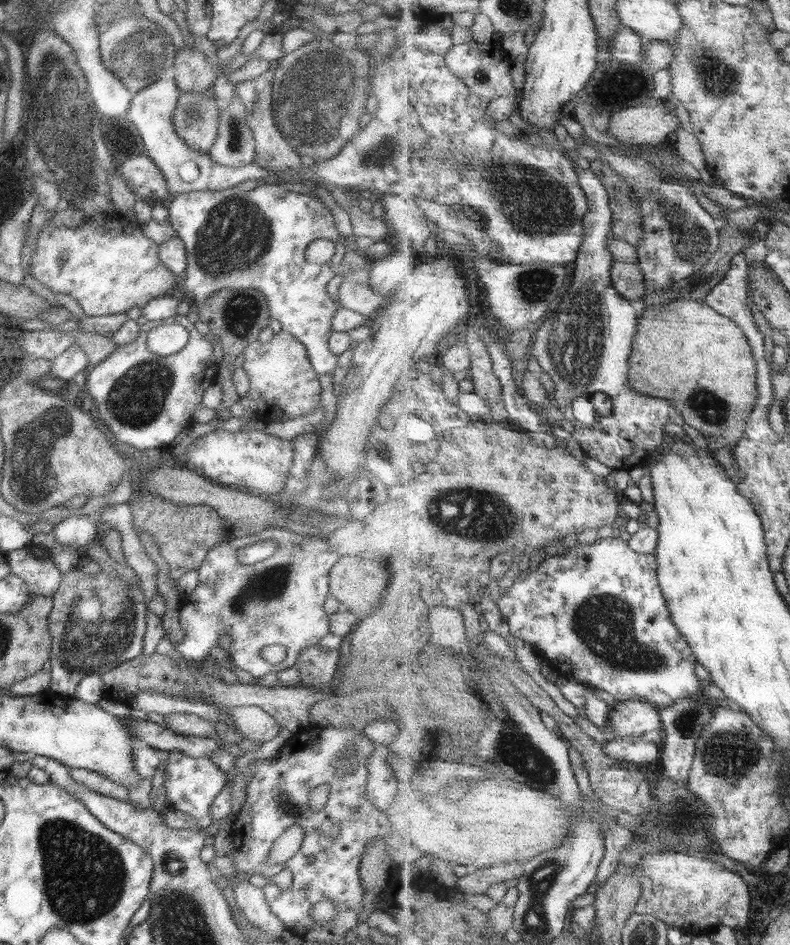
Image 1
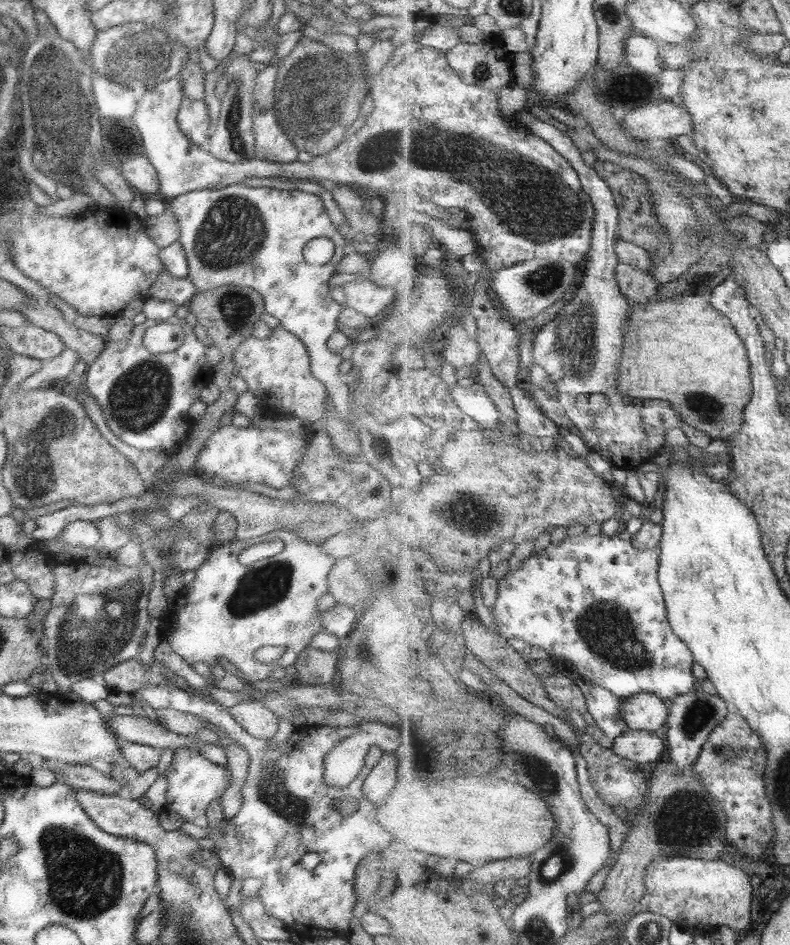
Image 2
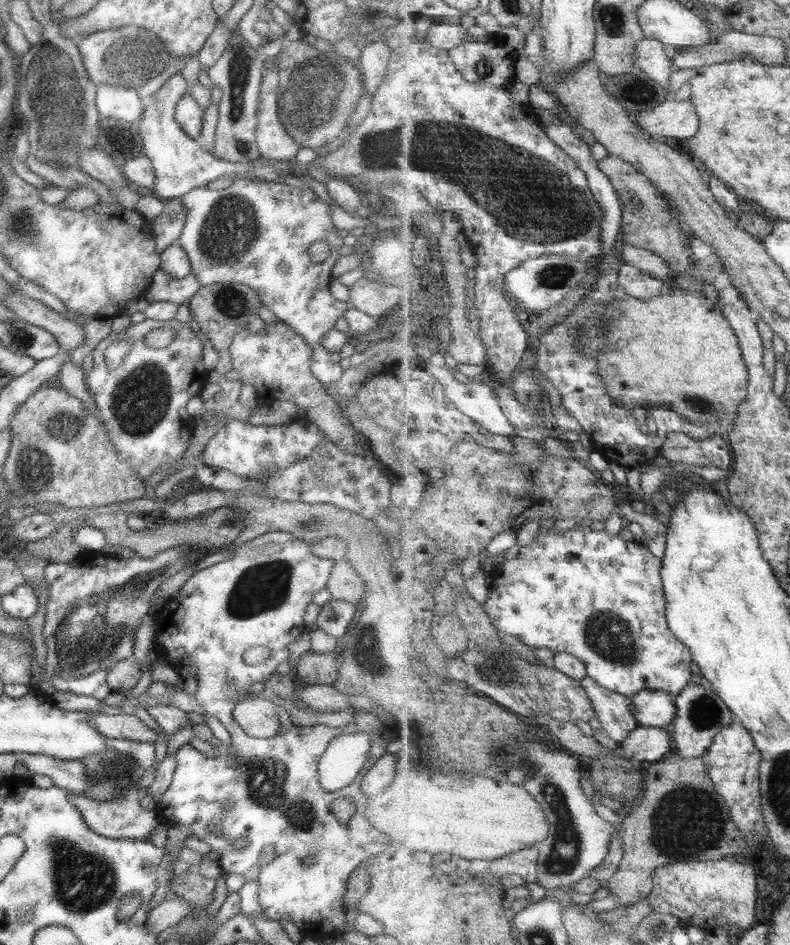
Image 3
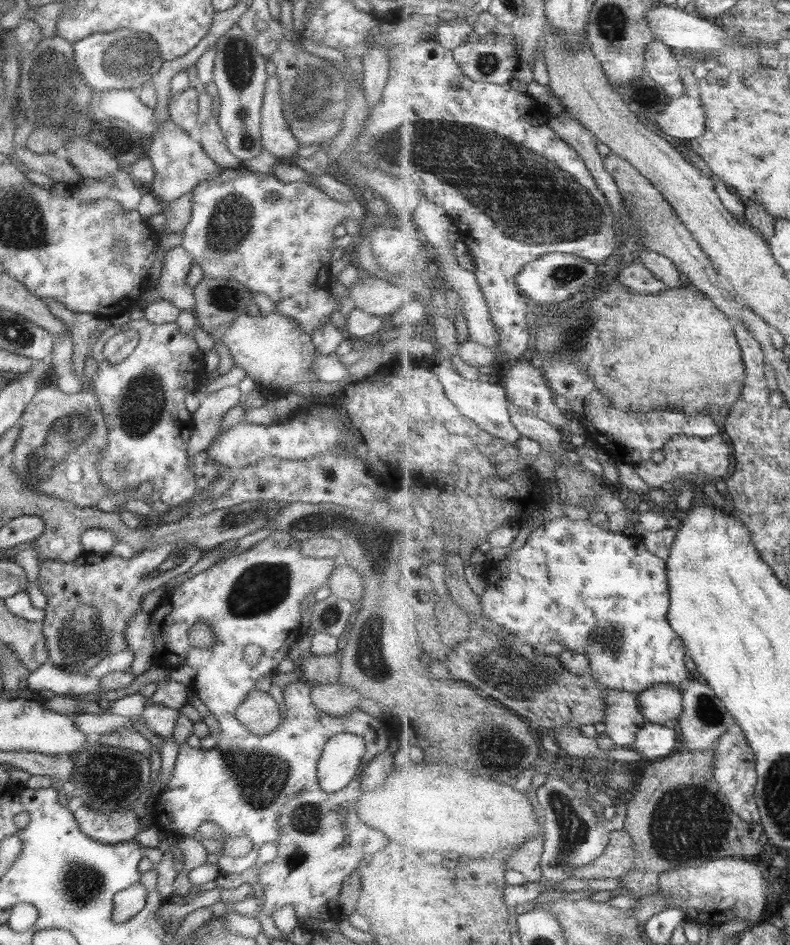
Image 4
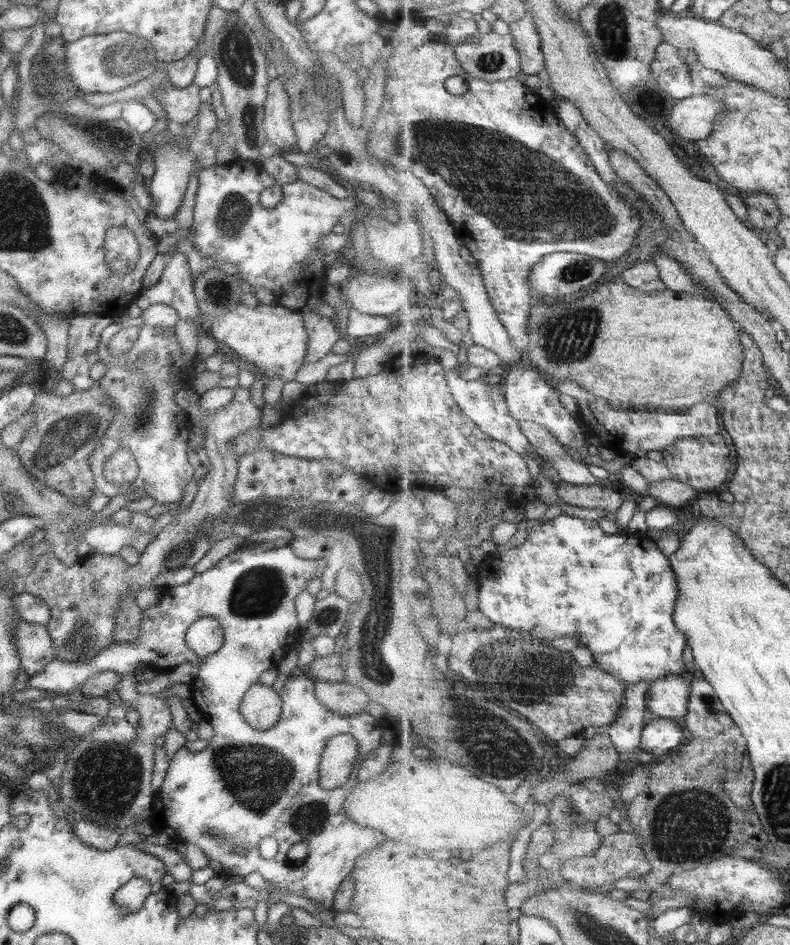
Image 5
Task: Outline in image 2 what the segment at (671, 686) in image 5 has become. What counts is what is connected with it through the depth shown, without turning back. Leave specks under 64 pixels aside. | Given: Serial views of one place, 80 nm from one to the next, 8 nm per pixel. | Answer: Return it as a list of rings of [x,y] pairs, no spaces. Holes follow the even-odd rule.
[[[641,692],[621,705],[622,719],[630,730],[657,732],[669,718],[666,701],[654,694]]]

